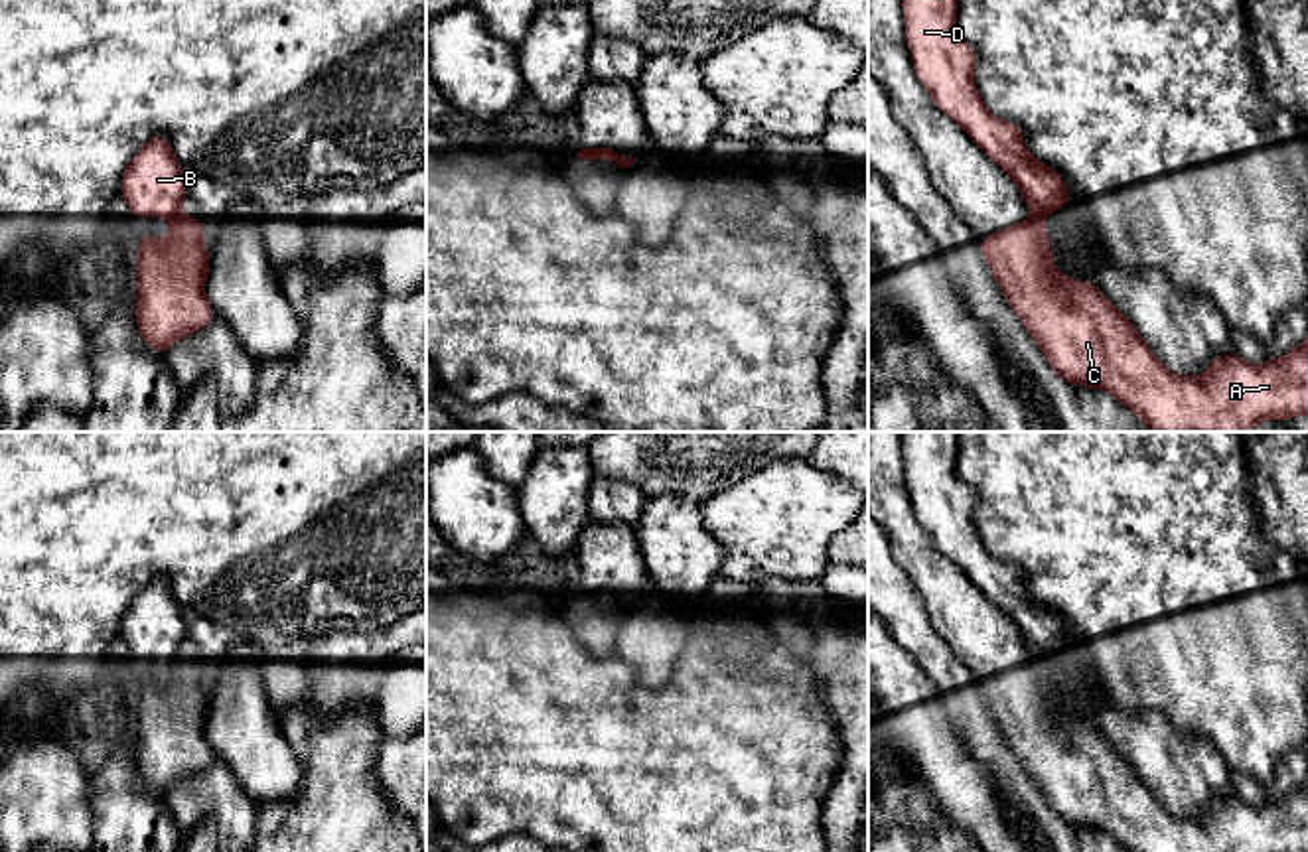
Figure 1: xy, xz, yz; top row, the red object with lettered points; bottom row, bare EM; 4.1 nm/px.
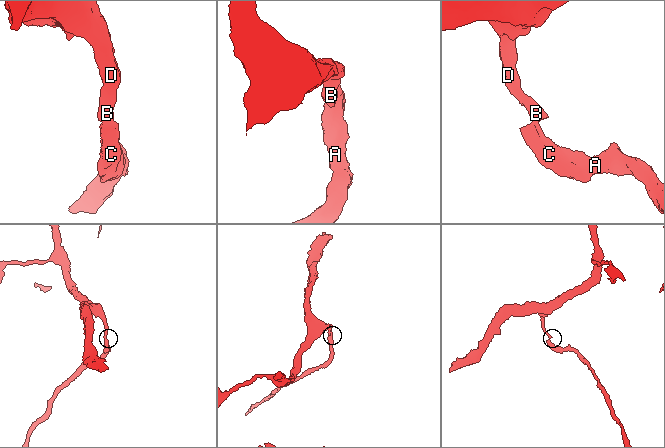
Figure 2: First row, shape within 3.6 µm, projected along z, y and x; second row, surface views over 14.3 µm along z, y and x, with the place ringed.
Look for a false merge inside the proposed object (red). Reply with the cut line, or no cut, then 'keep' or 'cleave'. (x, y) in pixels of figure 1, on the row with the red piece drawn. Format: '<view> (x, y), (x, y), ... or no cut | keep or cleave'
yz (1032, 215), (1040, 217) | cleave

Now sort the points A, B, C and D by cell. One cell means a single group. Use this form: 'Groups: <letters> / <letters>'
Groups: A C / B D

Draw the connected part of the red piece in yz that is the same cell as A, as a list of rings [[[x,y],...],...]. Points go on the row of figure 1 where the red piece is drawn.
[[[1042,217],[979,239],[979,248],[1050,367],[1075,387],[1107,390],[1150,432],[1251,432],[1263,420],[1308,414],[1308,335],[1288,355],[1261,365],[1229,353],[1215,355],[1201,377],[1174,375],[1097,284],[1061,276]]]

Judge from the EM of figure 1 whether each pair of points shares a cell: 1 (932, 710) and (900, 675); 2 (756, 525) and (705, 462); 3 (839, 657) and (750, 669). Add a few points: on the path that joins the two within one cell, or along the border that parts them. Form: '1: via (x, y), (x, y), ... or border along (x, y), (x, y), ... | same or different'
1: via (922, 709), (900, 685) | same
2: border along (766, 466), (711, 496), (701, 505) | different
3: border along (768, 628), (799, 661) | different

